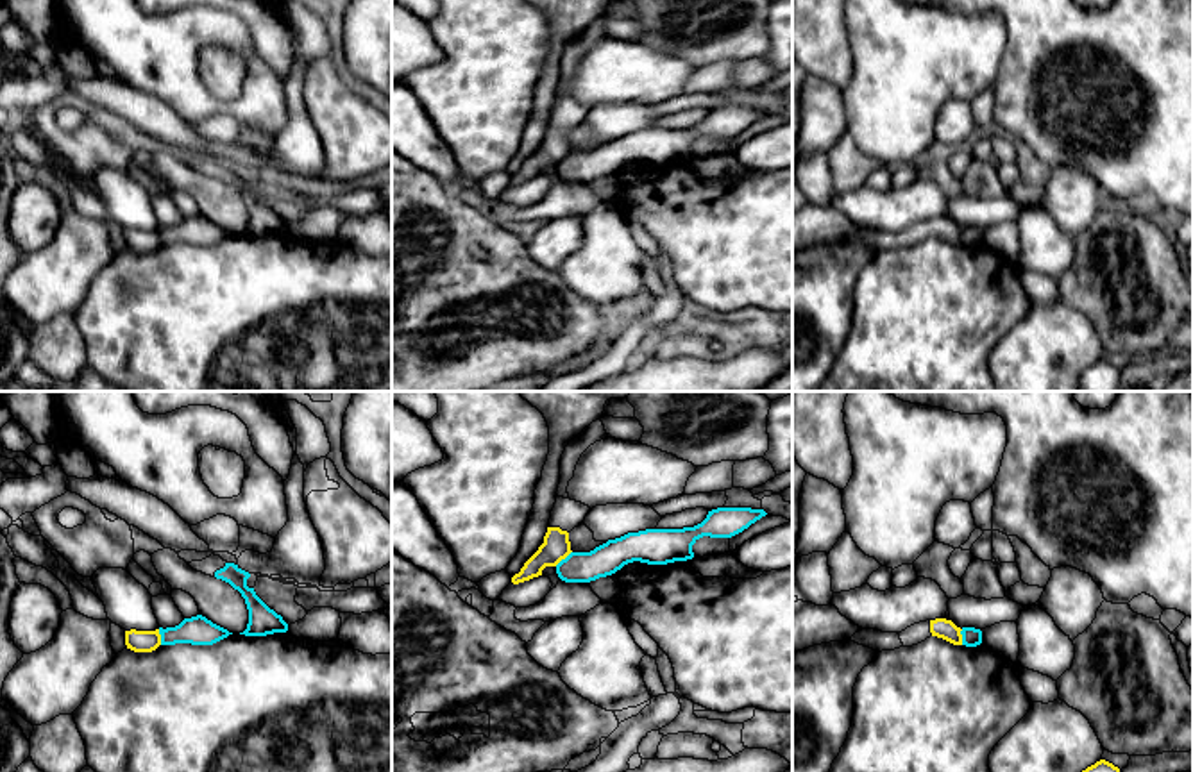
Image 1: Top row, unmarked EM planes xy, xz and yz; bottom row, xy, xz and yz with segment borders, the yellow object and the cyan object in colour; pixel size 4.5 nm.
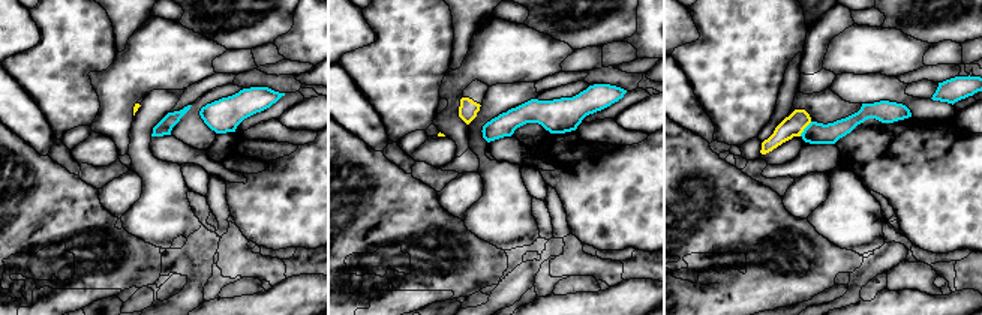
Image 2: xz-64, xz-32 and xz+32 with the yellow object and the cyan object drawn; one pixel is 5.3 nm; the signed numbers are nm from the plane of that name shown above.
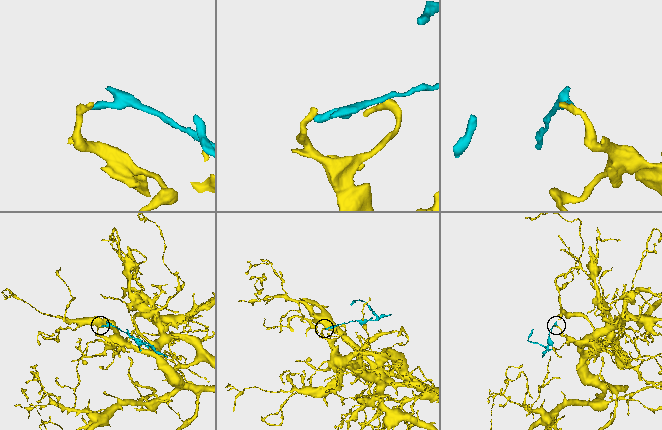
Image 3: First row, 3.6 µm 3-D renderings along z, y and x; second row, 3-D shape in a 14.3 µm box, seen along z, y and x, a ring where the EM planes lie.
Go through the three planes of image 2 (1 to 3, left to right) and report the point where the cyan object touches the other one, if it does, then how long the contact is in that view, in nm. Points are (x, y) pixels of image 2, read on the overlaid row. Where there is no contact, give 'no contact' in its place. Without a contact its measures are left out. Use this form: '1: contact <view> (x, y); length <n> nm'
1: no contact
2: no contact
3: contact xz+32 (804, 128); length 100 nm

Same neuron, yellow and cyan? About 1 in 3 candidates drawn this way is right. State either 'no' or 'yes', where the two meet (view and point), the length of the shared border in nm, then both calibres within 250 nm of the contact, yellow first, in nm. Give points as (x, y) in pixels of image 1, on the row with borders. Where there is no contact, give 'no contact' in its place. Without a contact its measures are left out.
no; meets yellow in xz at (562, 558); contact 100 nm long; 120 nm thick on the yellow side, 140 nm on the other

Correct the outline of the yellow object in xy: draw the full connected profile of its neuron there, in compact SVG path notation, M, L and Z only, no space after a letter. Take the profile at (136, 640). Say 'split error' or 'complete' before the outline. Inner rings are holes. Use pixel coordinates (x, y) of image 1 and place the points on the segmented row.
complete; M159 629L156 631L125 631L125 645L134 652L152 652L161 645Z

